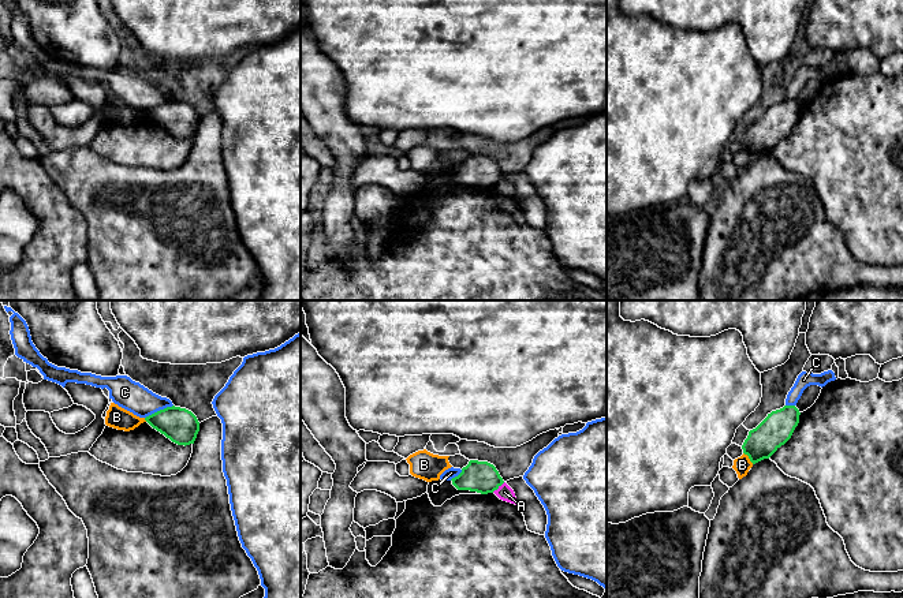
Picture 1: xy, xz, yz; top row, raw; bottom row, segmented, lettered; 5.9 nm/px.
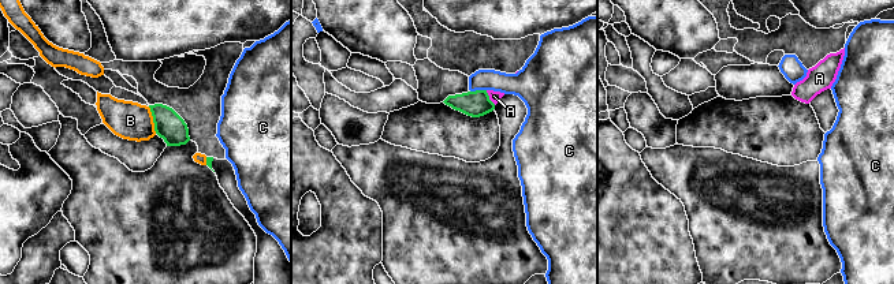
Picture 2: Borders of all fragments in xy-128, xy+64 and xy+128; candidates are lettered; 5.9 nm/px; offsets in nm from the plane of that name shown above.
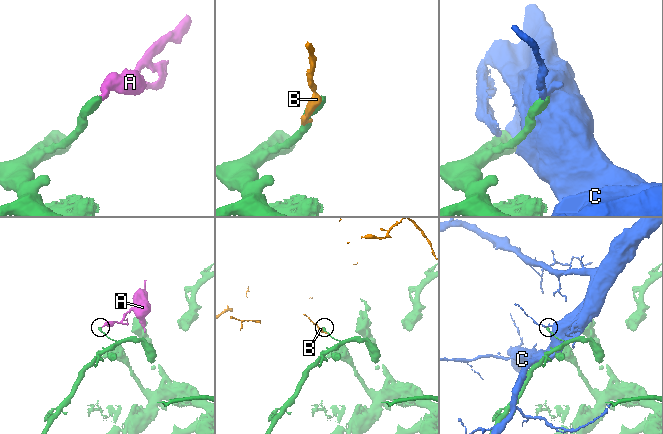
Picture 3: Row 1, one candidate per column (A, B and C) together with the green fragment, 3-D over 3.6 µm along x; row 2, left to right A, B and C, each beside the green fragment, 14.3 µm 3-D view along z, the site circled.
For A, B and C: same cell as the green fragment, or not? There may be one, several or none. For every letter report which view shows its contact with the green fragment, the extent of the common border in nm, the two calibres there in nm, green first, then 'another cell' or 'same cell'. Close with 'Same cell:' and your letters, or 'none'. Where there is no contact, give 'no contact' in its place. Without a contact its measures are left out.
A: contact in xz; length 100 nm; calibres 190 and 90 nm; another cell
B: contact in yz; length 90 nm; calibres 190 and 100 nm; another cell
C: contact in xy; length 190 nm; calibres 200 and 170 nm; another cell
Same cell: none

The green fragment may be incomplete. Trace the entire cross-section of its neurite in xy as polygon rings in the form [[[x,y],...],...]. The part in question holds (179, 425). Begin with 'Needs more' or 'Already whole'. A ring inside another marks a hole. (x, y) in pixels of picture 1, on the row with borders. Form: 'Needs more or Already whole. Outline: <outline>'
Already whole. Outline: [[[175,405],[160,410],[146,416],[145,421],[178,445],[194,444],[199,431],[197,416],[191,411]]]

